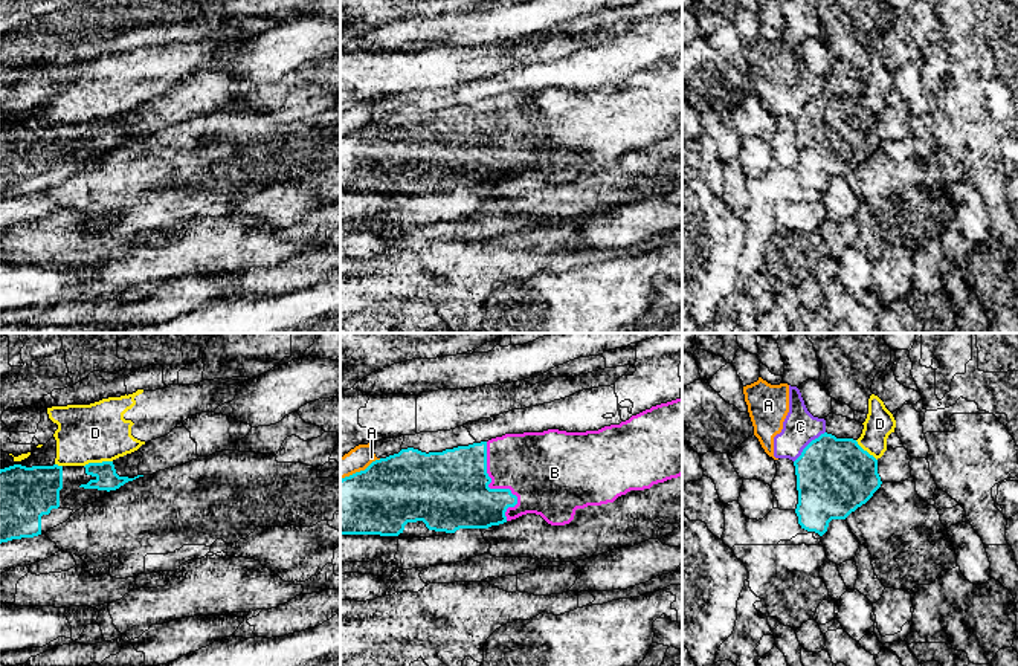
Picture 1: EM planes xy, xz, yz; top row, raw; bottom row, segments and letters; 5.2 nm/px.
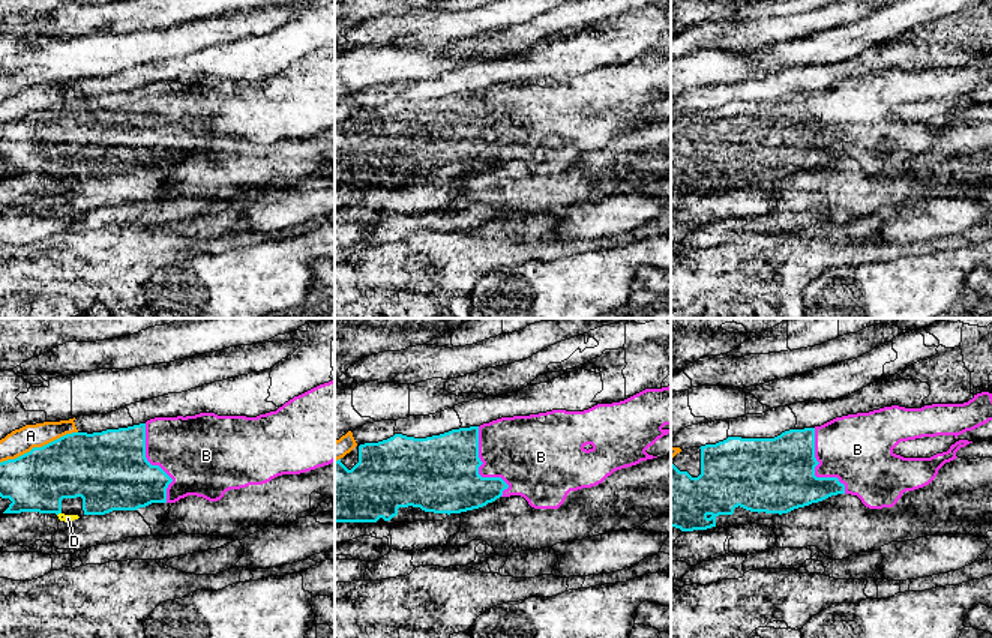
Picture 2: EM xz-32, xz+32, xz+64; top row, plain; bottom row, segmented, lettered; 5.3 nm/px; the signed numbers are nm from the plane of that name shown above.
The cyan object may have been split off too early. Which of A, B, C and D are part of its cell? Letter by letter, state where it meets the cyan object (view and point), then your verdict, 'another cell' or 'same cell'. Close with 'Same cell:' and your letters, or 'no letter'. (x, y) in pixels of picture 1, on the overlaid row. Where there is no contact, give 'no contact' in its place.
A: meets cyan in xz at (360, 471); another cell
B: meets cyan in xz at (493, 489); same cell
C: meets cyan in yz at (808, 445); another cell
D: meets cyan in xy at (98, 463); another cell
Same cell: B

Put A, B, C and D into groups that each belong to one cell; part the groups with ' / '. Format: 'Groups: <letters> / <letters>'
Groups: A C / B / D

